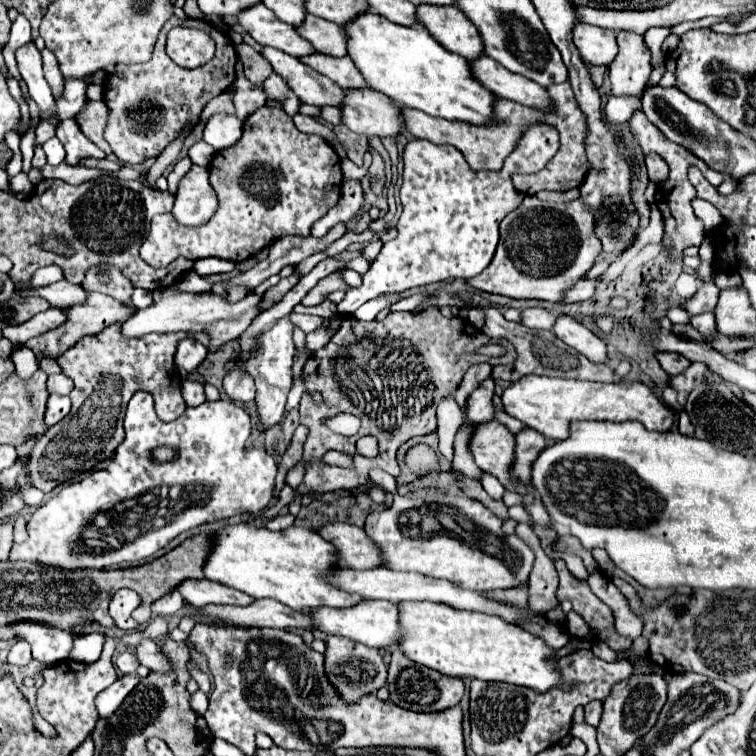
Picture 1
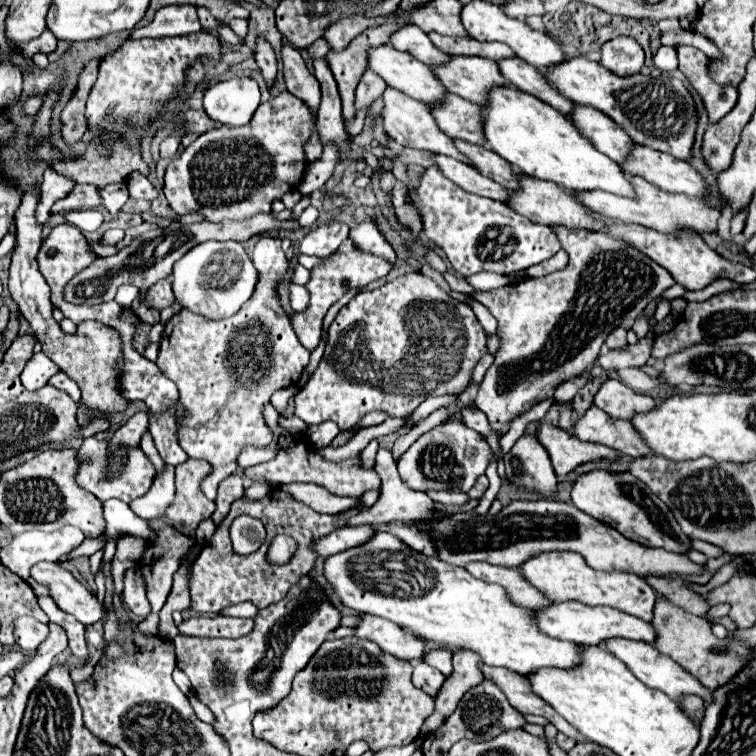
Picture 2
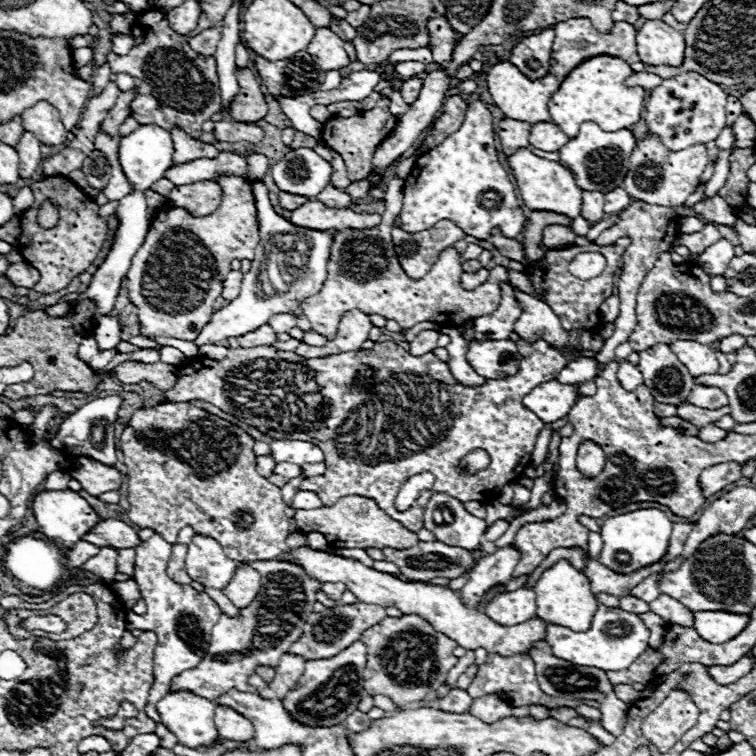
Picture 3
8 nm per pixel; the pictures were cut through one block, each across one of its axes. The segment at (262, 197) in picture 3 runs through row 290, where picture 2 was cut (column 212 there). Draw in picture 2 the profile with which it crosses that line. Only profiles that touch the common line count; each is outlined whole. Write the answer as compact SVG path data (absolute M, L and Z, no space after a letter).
M208 240L206 244L196 244L186 256L174 264L172 290L178 302L194 314L218 320L232 316L238 308L250 300L258 284L258 270L254 268L250 256L240 242L218 242Z

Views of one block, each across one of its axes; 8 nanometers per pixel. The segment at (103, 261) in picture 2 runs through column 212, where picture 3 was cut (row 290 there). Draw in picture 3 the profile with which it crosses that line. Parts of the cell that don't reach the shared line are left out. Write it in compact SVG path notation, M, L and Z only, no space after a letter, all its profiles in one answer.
M232 270L226 280L224 280L224 292L222 298L224 300L234 300L240 292L240 284L242 284L242 272L240 270Z

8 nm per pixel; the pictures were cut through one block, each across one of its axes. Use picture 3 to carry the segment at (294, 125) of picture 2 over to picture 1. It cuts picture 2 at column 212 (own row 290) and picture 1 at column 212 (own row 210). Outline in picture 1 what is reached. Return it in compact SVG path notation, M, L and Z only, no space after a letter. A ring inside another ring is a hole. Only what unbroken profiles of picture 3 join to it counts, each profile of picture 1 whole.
M262 106L252 116L248 116L244 122L242 138L234 146L216 152L210 162L208 172L210 172L210 184L218 198L218 208L216 208L214 216L206 224L194 226L194 228L178 224L172 214L154 216L150 234L140 248L142 260L146 260L150 266L164 268L178 256L184 256L188 260L216 256L222 260L232 260L236 264L244 262L254 252L260 252L262 248L270 246L272 242L276 242L288 234L310 236L310 226L320 216L324 216L332 206L336 206L336 202L340 200L342 172L340 172L340 158L338 158L336 150L322 136L300 132L294 126L292 118L286 116L286 112L282 112L282 108ZM266 164L272 166L270 176L266 172ZM266 180L274 182L274 184L266 186ZM272 186L278 186L276 196L272 196L272 192L270 192Z

